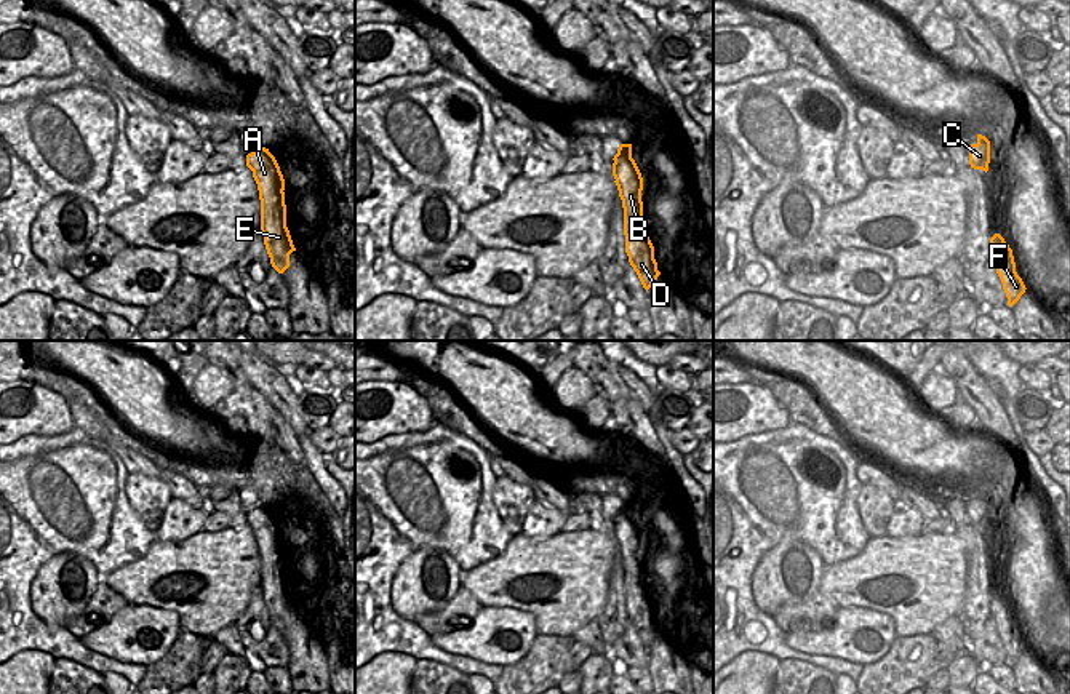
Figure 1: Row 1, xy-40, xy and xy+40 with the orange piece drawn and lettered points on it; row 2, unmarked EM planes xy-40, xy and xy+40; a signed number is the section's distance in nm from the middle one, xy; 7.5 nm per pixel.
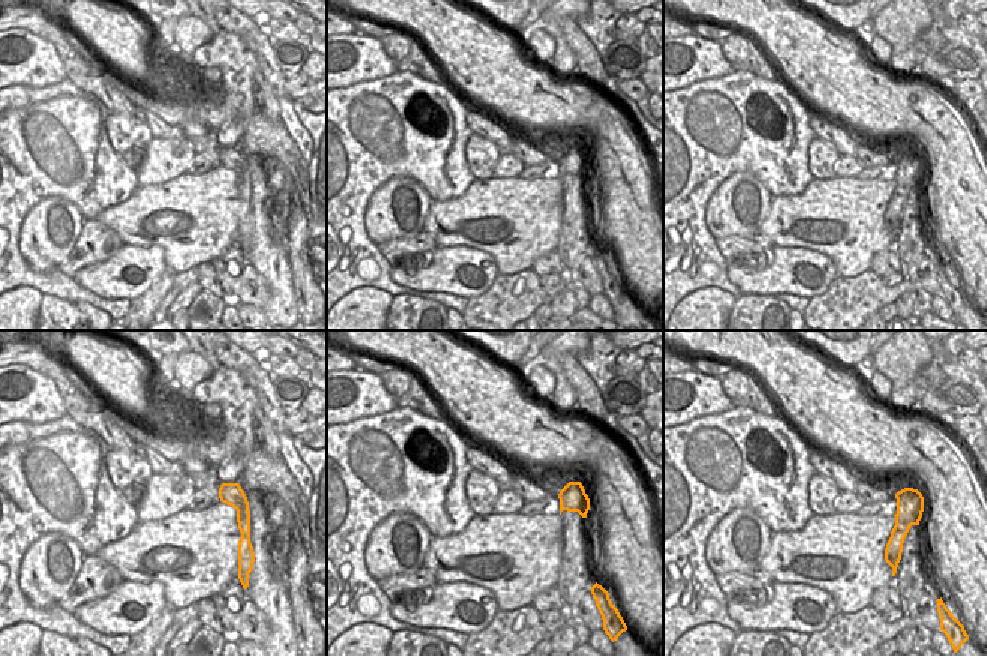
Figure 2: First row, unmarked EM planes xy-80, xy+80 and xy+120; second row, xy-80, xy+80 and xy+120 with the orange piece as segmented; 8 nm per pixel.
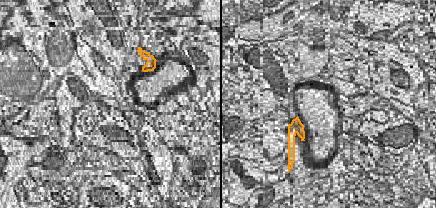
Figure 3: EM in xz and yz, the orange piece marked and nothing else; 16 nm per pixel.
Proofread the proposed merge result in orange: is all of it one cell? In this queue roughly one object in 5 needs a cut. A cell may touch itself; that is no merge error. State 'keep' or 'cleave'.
cleave

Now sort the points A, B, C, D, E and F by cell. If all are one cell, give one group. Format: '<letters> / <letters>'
A B D E F / C

